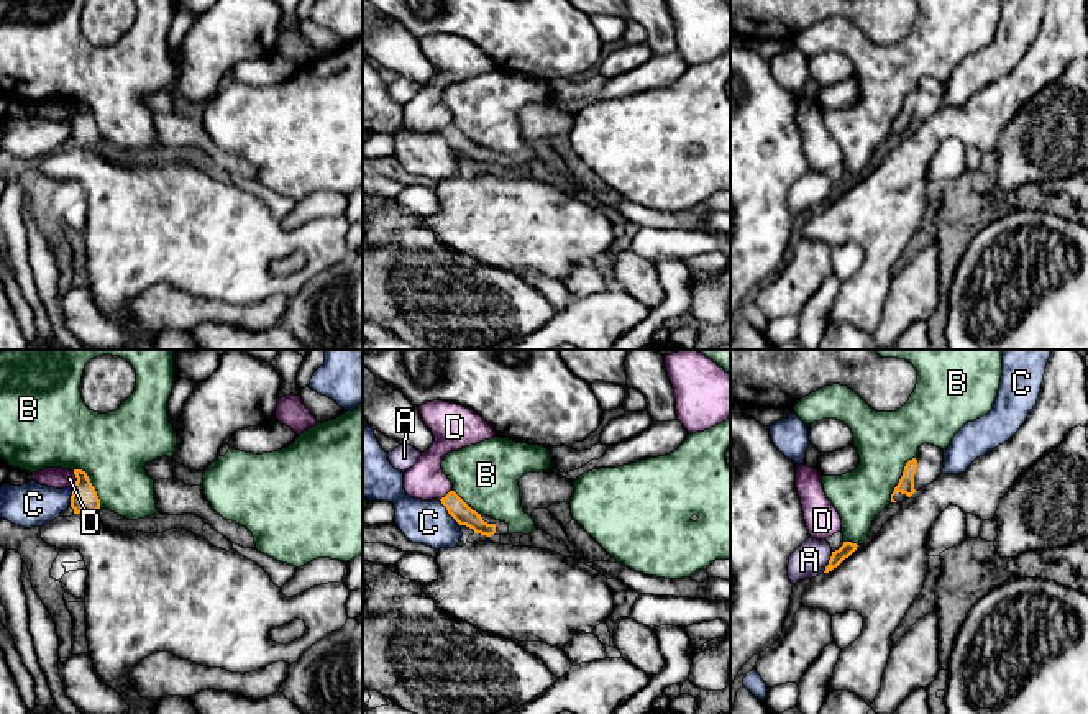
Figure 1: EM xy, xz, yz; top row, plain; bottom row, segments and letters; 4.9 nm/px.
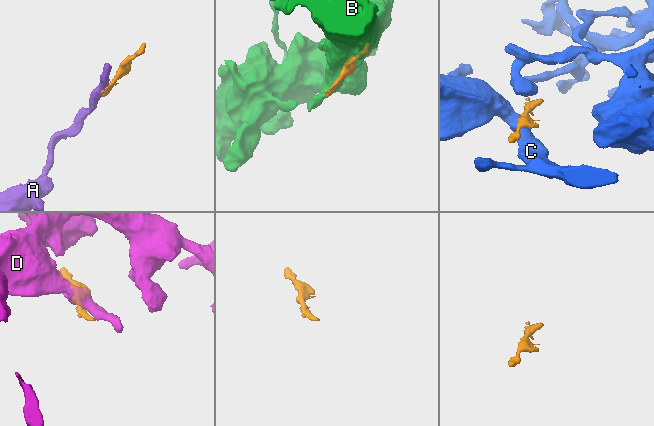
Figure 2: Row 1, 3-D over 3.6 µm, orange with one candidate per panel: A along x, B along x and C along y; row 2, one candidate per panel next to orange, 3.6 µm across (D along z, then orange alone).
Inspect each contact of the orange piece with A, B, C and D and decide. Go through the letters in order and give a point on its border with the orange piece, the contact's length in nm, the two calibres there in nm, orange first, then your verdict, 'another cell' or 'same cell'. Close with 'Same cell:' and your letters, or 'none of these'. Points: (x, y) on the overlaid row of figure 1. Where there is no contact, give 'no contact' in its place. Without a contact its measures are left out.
A: yz (829, 562) | 120 nm | 70/170 nm | another cell
B: xy (91, 485) | 240 nm | 140/360 nm | another cell
C: xz (448, 512) | 170 nm | 100/220 nm | another cell
D: xy (77, 480) | 90 nm | 140/110 nm | another cell
Same cell: none of these

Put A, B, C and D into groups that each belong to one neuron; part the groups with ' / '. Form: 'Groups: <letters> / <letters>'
Groups: A / B / C / D

